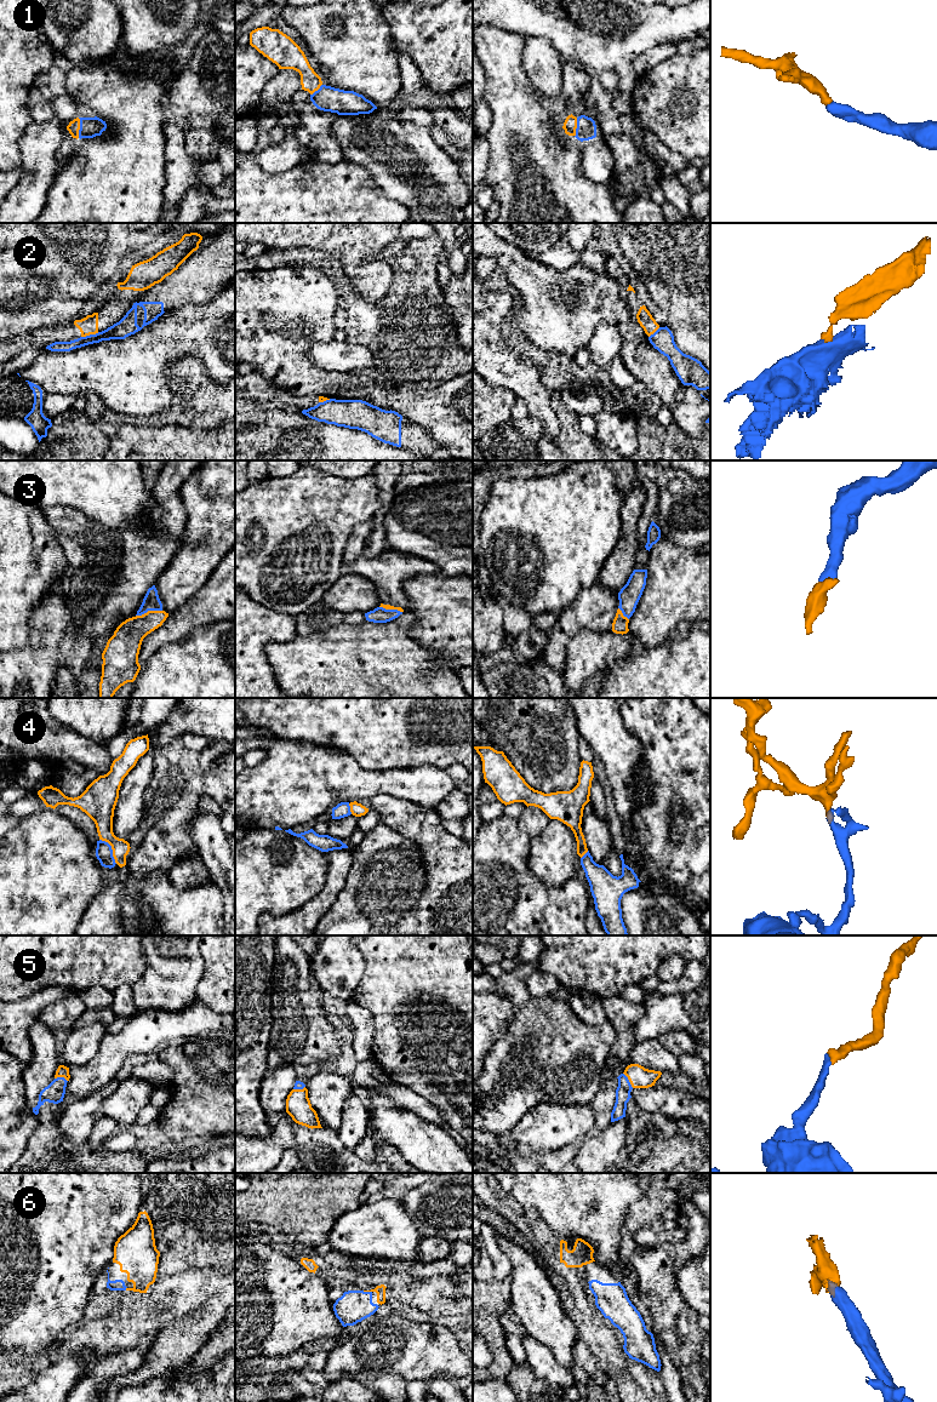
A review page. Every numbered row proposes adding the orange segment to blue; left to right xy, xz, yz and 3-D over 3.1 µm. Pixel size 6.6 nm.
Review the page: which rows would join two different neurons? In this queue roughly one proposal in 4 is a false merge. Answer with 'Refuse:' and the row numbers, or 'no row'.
Refuse: 2, 4

